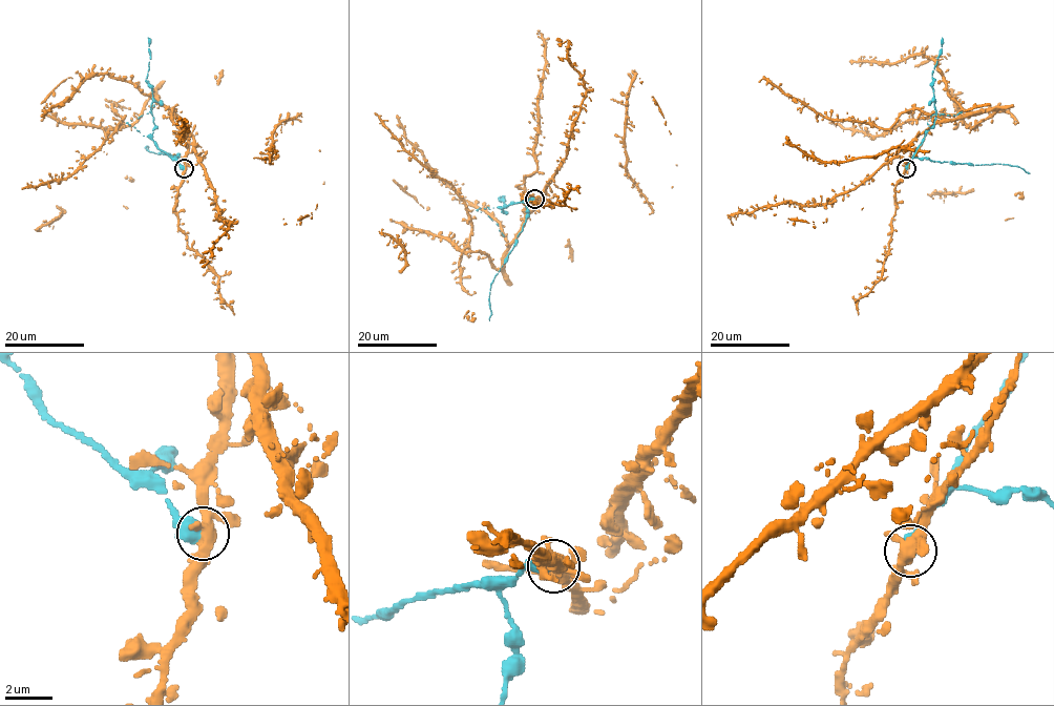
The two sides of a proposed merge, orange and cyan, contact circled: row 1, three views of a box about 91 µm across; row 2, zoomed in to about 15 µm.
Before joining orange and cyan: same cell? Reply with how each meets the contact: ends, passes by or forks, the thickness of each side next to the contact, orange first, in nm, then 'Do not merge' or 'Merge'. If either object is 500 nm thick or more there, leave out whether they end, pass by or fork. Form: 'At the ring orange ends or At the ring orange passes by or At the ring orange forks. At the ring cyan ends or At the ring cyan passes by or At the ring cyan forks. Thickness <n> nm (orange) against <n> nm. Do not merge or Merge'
Thickness 380 nm (orange) against 550 nm. Do not merge

